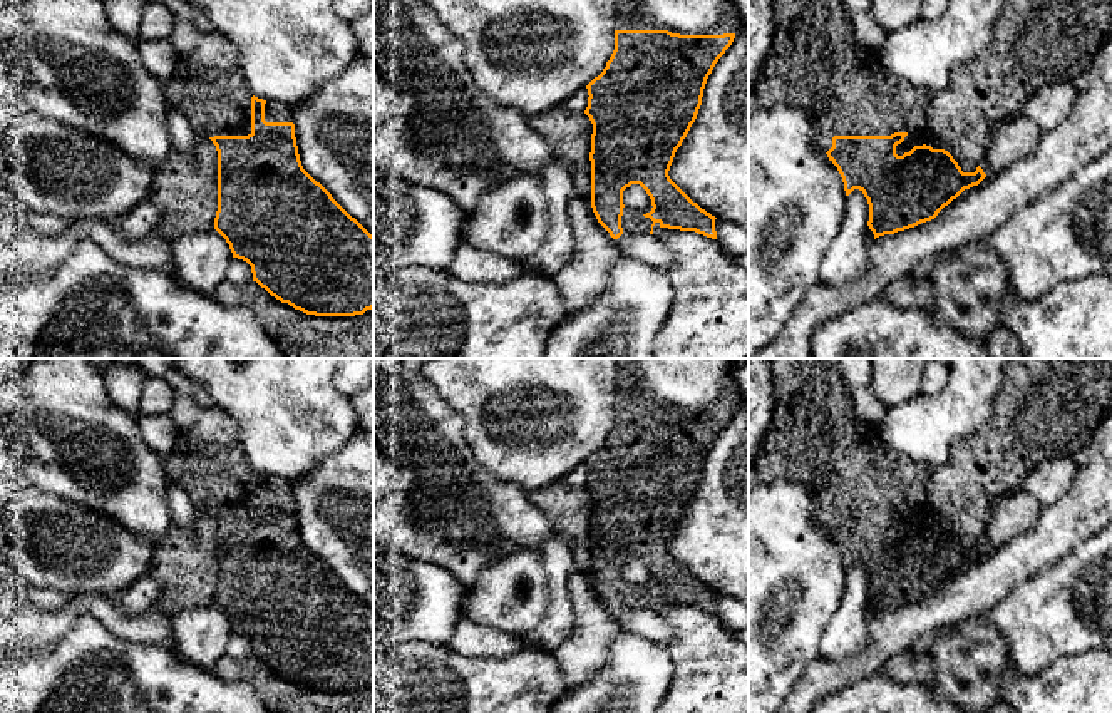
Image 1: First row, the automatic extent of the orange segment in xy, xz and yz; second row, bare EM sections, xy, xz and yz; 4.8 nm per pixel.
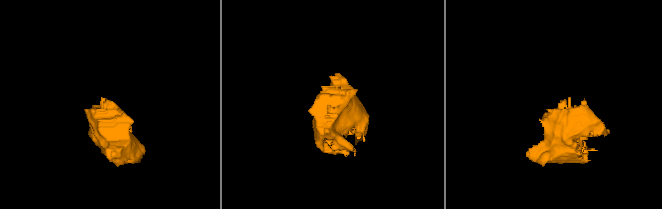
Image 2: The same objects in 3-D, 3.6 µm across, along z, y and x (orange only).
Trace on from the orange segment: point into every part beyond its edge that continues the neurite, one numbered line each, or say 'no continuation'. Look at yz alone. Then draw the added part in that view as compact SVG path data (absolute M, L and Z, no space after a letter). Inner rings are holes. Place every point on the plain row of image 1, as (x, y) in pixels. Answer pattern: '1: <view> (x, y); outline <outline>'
1: yz (814, 439); outline M770 358L774 378L774 413L759 454L749 462L749 490L779 479L804 484L814 495L814 521L832 522L834 510L891 510L923 505L933 469L888 445L876 423L854 417L852 402L839 372L839 358Z

